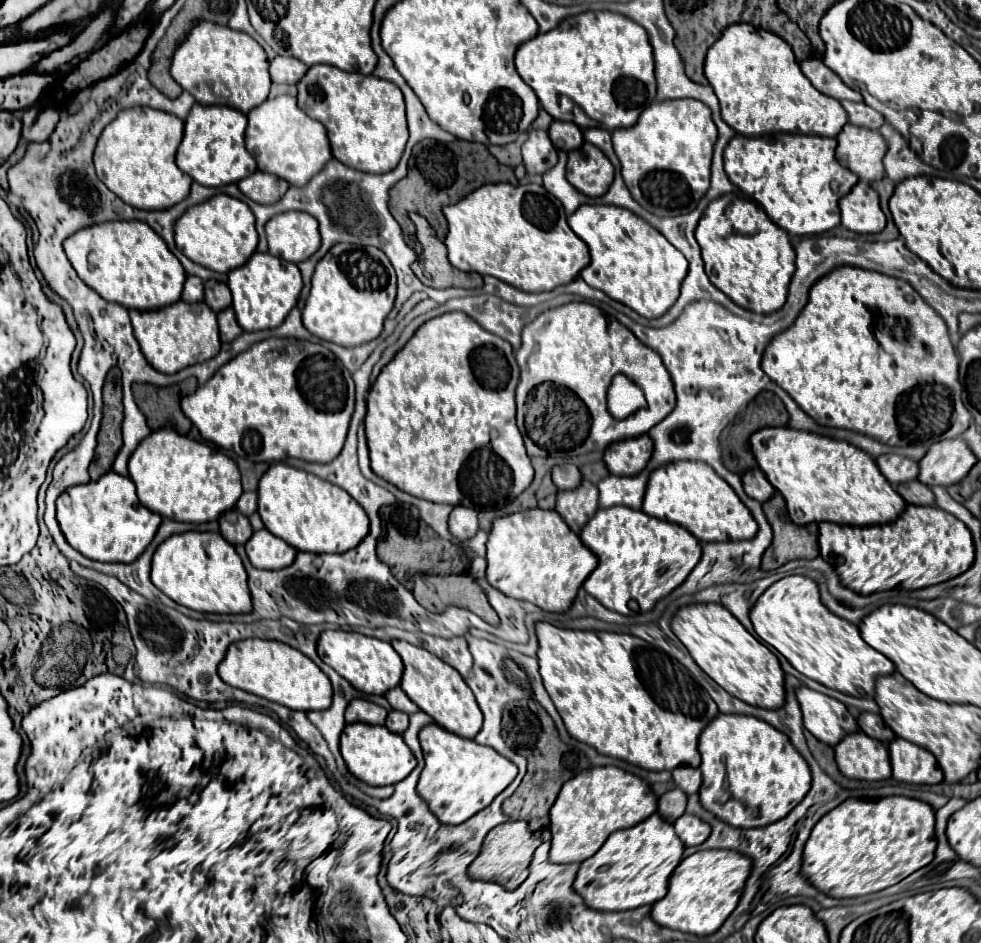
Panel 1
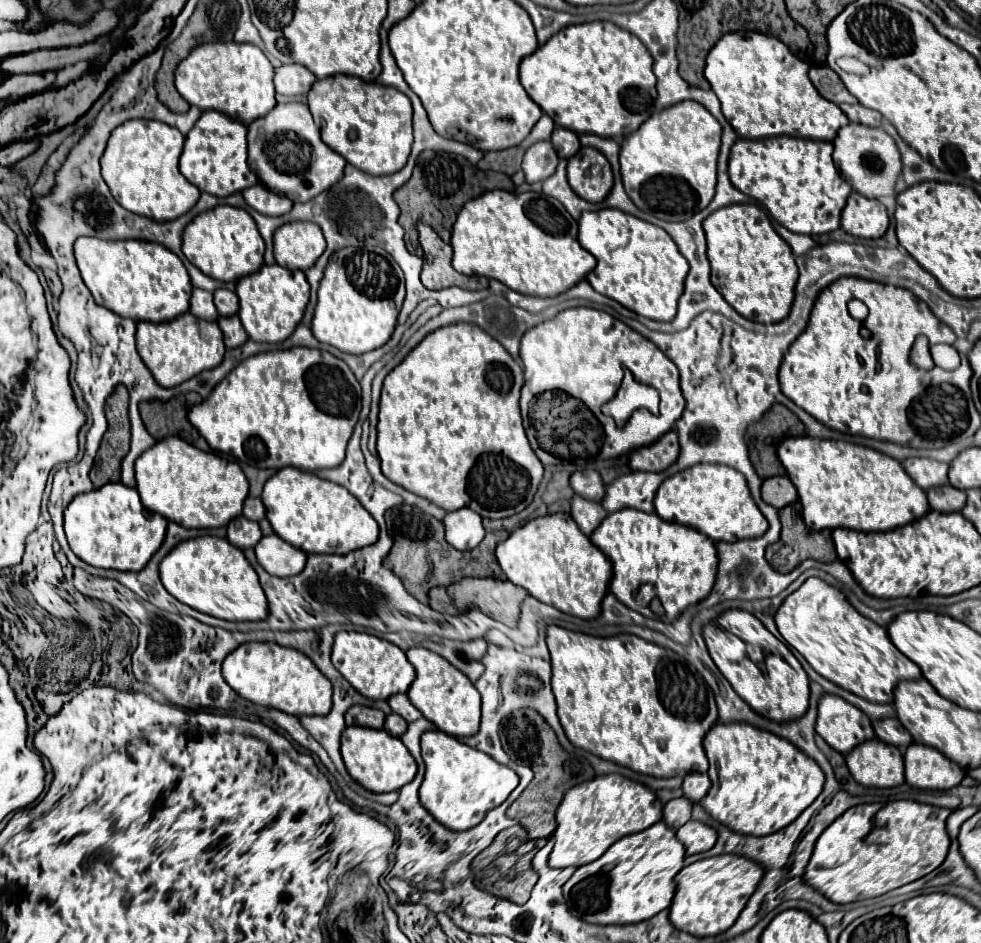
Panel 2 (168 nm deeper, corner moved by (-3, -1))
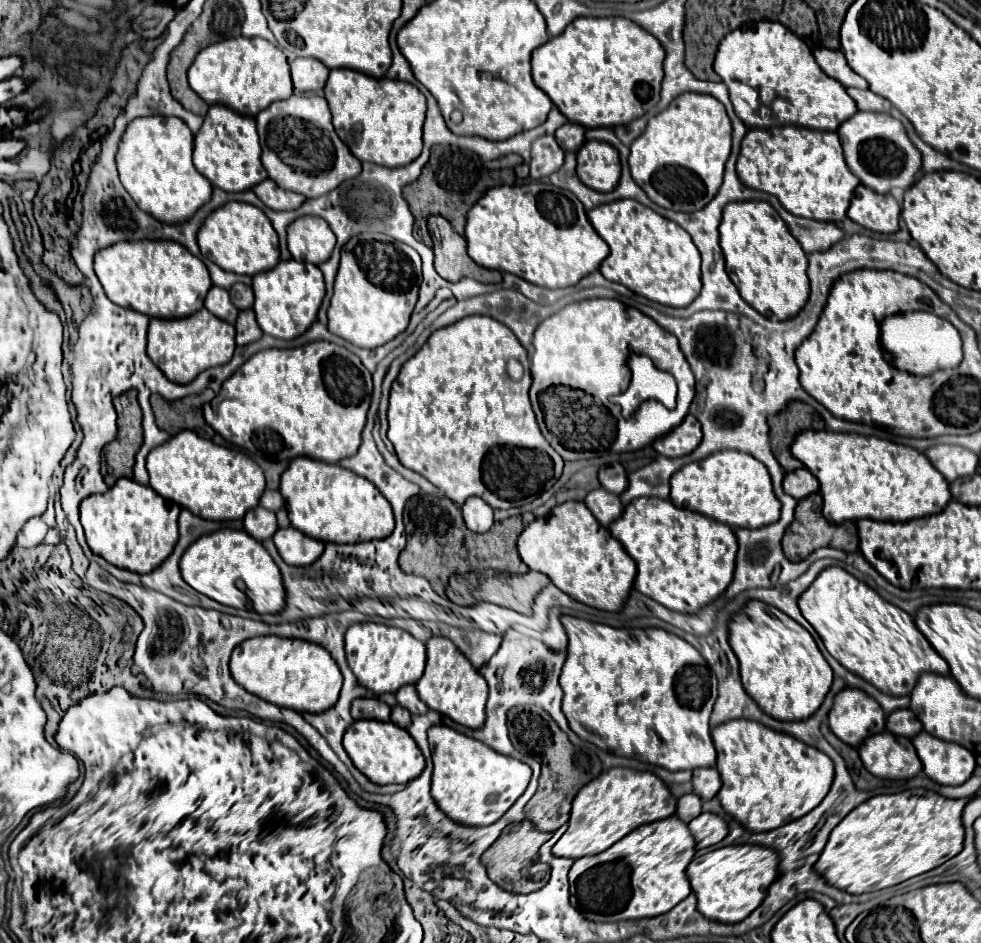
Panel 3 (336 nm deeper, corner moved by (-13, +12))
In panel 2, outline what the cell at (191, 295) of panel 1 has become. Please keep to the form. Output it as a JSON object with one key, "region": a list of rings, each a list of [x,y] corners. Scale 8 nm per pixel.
{"region":[[[196,287],[192,291],[192,297],[190,297],[190,313],[194,313],[200,319],[216,321],[218,319],[218,311],[216,311],[216,307],[212,303],[212,293]]]}

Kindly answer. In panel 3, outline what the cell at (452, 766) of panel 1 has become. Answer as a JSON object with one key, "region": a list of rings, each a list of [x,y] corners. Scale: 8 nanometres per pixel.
{"region":[[[444,724],[428,730],[428,742],[434,758],[432,798],[436,800],[438,808],[456,824],[474,828],[490,826],[498,822],[528,788],[532,776],[530,766],[516,758],[498,754],[484,742],[468,738]]]}

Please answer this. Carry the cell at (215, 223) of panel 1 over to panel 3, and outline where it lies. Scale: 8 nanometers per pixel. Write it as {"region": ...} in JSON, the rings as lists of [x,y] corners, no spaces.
{"region":[[[228,202],[224,208],[212,212],[198,232],[198,246],[202,256],[234,274],[256,276],[280,262],[278,234],[268,216],[260,208],[242,202]]]}

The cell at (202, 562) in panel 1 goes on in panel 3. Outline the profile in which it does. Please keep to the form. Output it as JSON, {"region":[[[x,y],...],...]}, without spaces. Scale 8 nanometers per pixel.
{"region":[[[218,530],[198,538],[180,560],[182,578],[200,594],[232,608],[278,614],[286,602],[282,574],[266,548],[244,530]]]}

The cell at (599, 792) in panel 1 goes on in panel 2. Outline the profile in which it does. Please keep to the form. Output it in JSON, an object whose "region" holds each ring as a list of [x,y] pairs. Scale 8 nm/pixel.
{"region":[[[618,773],[594,777],[586,783],[576,785],[564,795],[556,811],[558,827],[554,831],[554,849],[550,853],[548,865],[580,867],[590,861],[596,861],[620,837],[644,831],[660,819],[662,819],[662,803],[654,795],[654,791],[648,789],[646,785],[626,779]]]}

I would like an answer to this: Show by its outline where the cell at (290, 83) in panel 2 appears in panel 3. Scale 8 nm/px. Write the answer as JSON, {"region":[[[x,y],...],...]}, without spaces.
{"region":[[[296,58],[290,64],[294,88],[300,92],[314,92],[324,88],[330,70],[316,58]]]}

